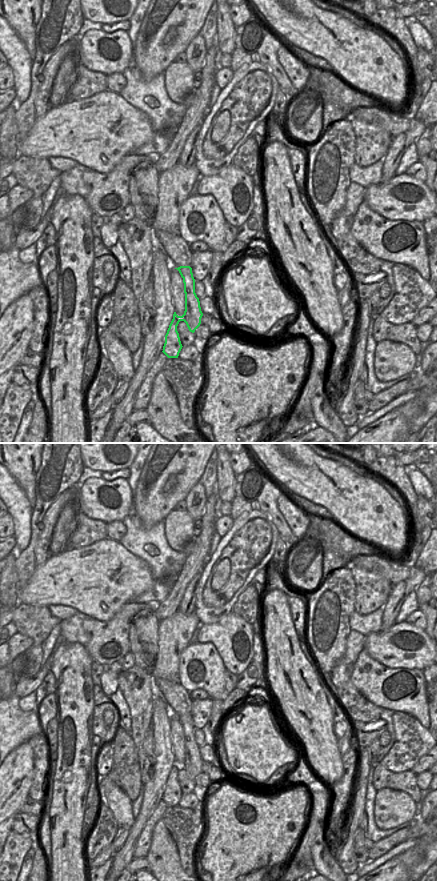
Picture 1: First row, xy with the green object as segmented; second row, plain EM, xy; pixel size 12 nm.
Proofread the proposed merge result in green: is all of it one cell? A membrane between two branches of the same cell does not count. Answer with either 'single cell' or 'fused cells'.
fused cells

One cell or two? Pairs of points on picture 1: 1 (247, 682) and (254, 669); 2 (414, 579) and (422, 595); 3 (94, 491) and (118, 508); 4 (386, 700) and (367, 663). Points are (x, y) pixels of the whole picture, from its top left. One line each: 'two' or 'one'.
1: one
2: two
3: one
4: one

